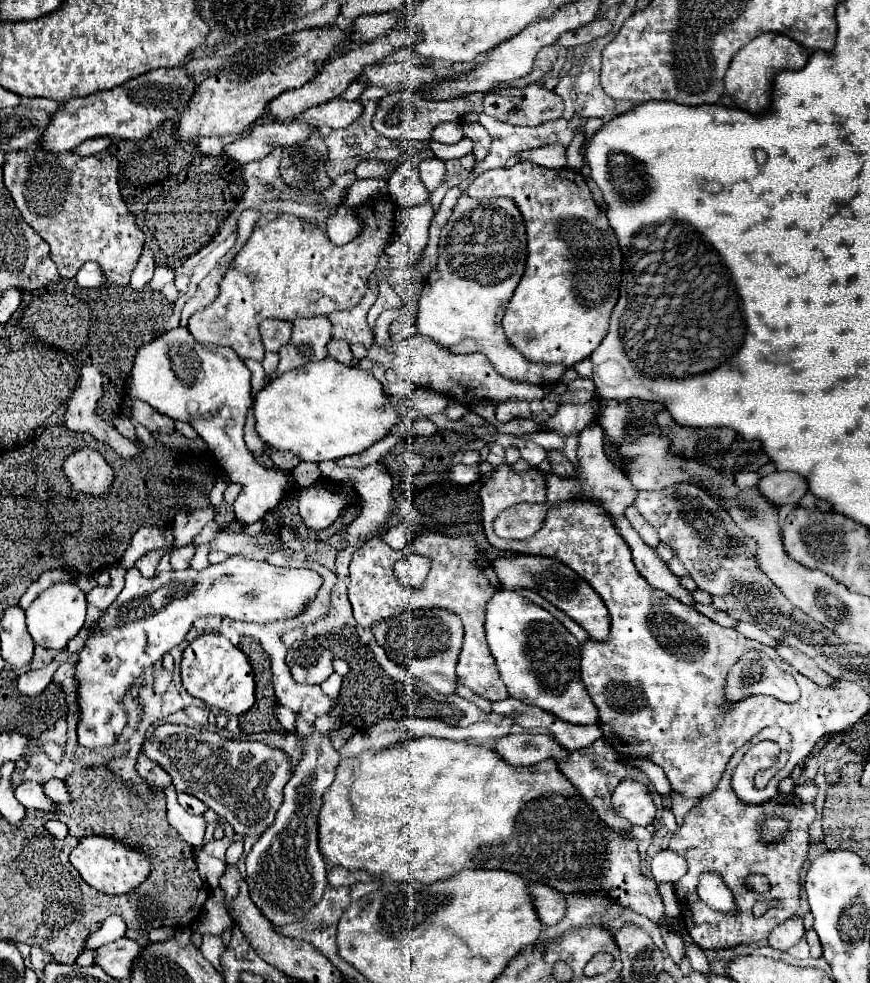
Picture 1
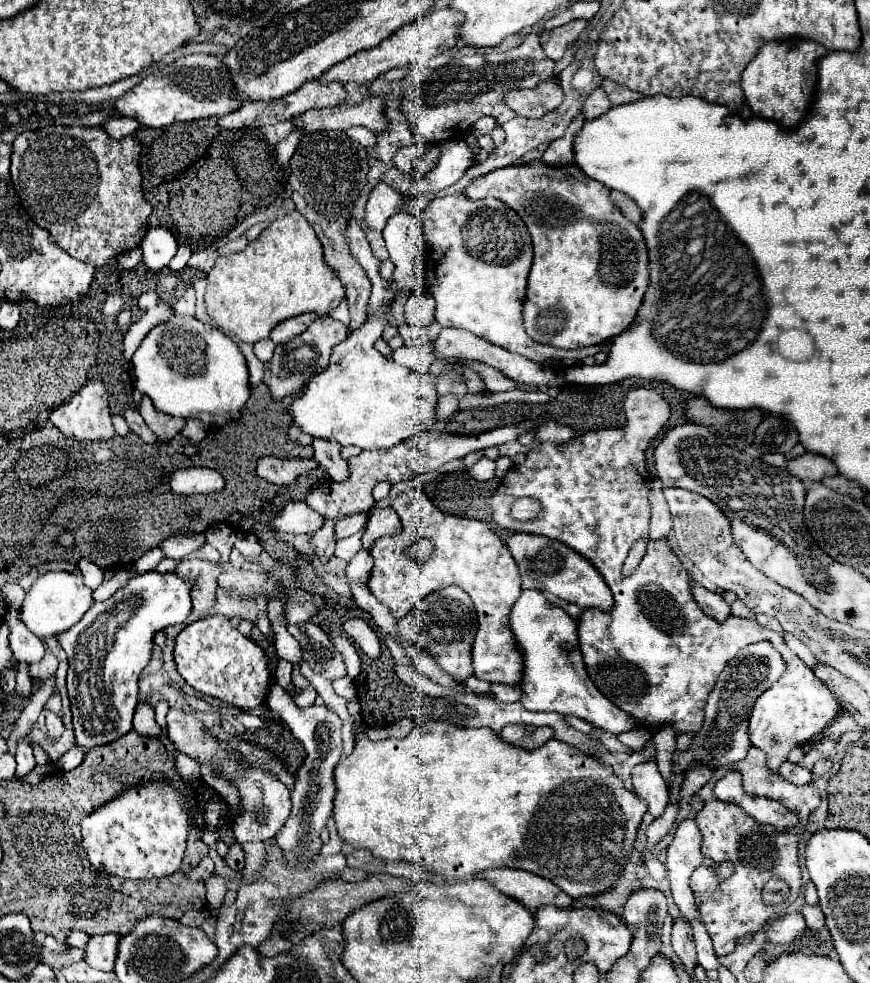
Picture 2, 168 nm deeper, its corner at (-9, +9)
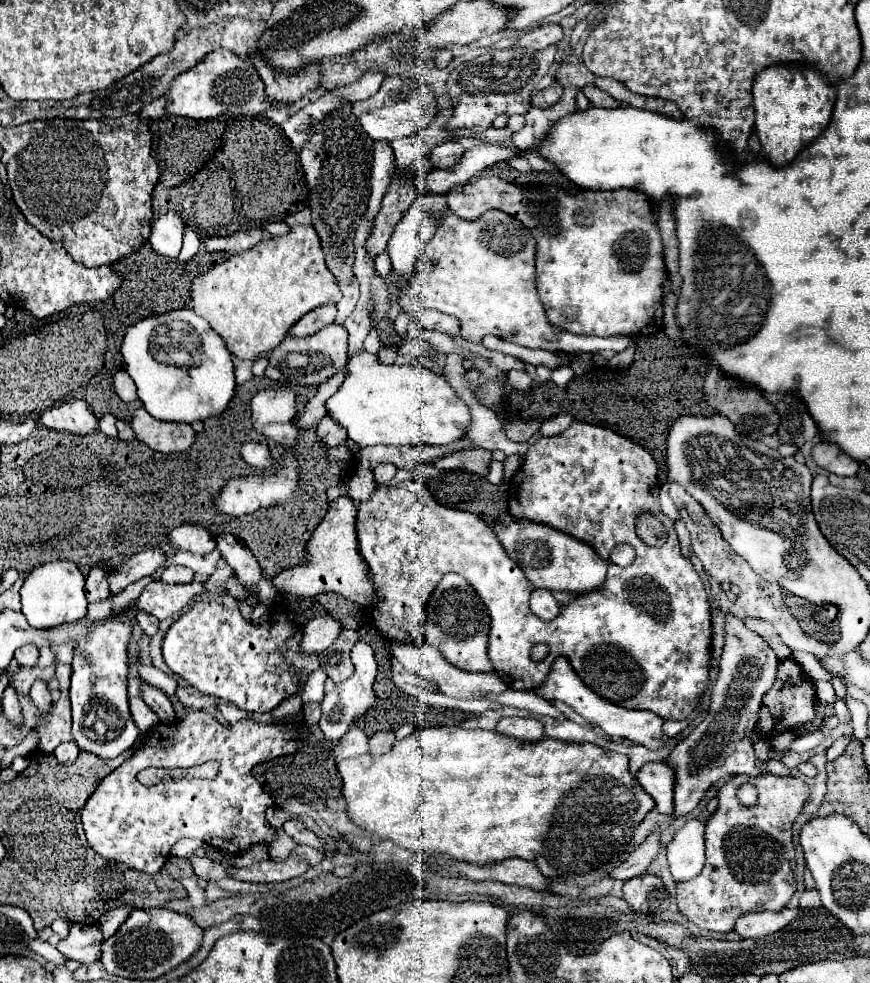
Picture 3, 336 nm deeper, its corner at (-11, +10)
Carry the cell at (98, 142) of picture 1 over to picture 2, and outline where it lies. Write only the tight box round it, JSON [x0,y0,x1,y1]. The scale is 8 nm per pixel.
[104,117,140,139]

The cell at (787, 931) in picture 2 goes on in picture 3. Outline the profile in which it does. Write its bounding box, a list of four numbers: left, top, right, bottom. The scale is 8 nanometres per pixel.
[734,908,798,938]

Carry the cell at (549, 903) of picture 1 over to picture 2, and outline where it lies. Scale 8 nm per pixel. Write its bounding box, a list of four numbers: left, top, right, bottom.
[476,867,572,911]

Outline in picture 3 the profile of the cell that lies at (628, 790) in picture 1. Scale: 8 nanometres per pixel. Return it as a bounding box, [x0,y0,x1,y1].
[636,762,674,816]

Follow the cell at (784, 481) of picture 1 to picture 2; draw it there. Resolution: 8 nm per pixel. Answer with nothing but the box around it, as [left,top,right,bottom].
[788,451,838,481]

